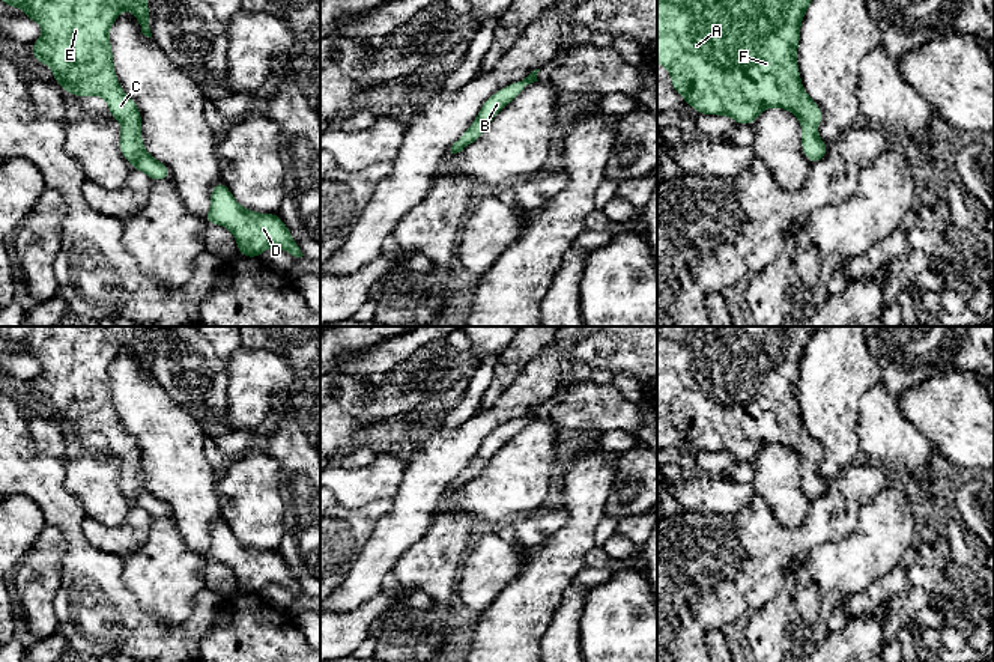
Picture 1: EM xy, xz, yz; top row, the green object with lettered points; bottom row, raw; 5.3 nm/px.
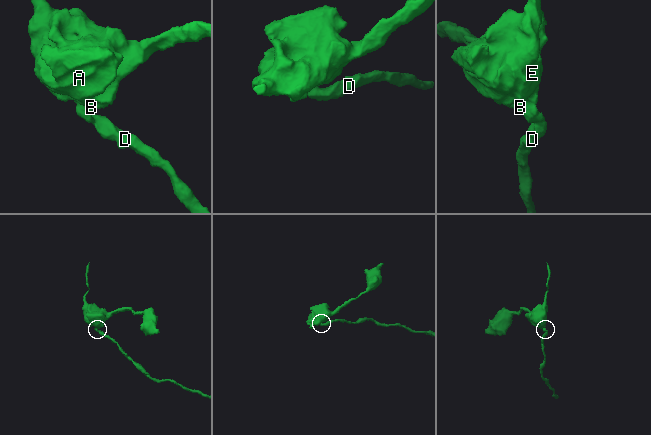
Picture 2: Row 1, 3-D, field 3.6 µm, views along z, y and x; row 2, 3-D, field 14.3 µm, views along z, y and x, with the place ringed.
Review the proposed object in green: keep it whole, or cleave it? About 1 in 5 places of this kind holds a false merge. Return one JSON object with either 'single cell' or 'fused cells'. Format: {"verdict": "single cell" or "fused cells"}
{"verdict": "single cell"}

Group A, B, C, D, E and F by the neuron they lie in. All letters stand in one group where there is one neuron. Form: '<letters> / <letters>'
A B C D E F

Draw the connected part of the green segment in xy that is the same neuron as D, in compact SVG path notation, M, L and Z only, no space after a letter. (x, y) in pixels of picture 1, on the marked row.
M224 182L214 185L211 209L203 220L206 224L215 223L229 229L241 256L260 257L269 247L278 247L295 257L304 256L277 214L244 209Z

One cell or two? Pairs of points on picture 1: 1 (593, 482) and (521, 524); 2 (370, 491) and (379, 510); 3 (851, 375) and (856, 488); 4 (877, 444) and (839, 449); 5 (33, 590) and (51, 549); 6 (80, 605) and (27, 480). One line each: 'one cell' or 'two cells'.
1: two cells
2: two cells
3: two cells
4: two cells
5: one cell
6: one cell

